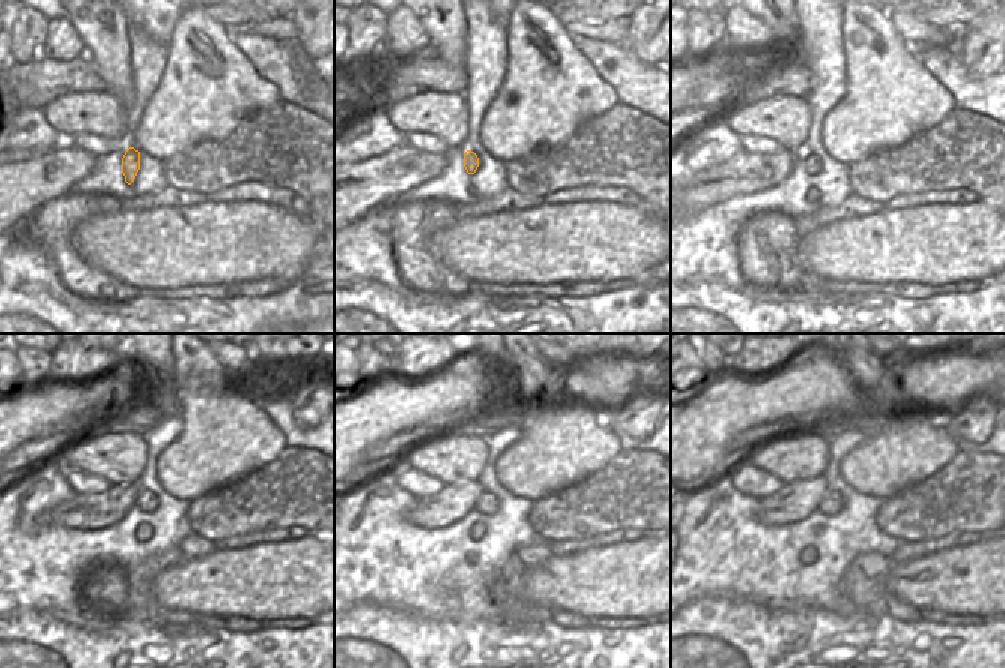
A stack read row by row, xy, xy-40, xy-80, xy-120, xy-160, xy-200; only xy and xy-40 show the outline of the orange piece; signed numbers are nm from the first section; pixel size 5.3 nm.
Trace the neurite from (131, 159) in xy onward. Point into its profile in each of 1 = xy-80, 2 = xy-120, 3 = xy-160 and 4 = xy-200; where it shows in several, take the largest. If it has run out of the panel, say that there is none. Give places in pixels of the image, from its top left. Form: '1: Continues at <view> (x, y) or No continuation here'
1: Continues at xy-80 (812, 162)
2: Continues at xy-120 (146, 500)
3: Continues at xy-160 (486, 503)
4: Continues at xy-200 (830, 505)

